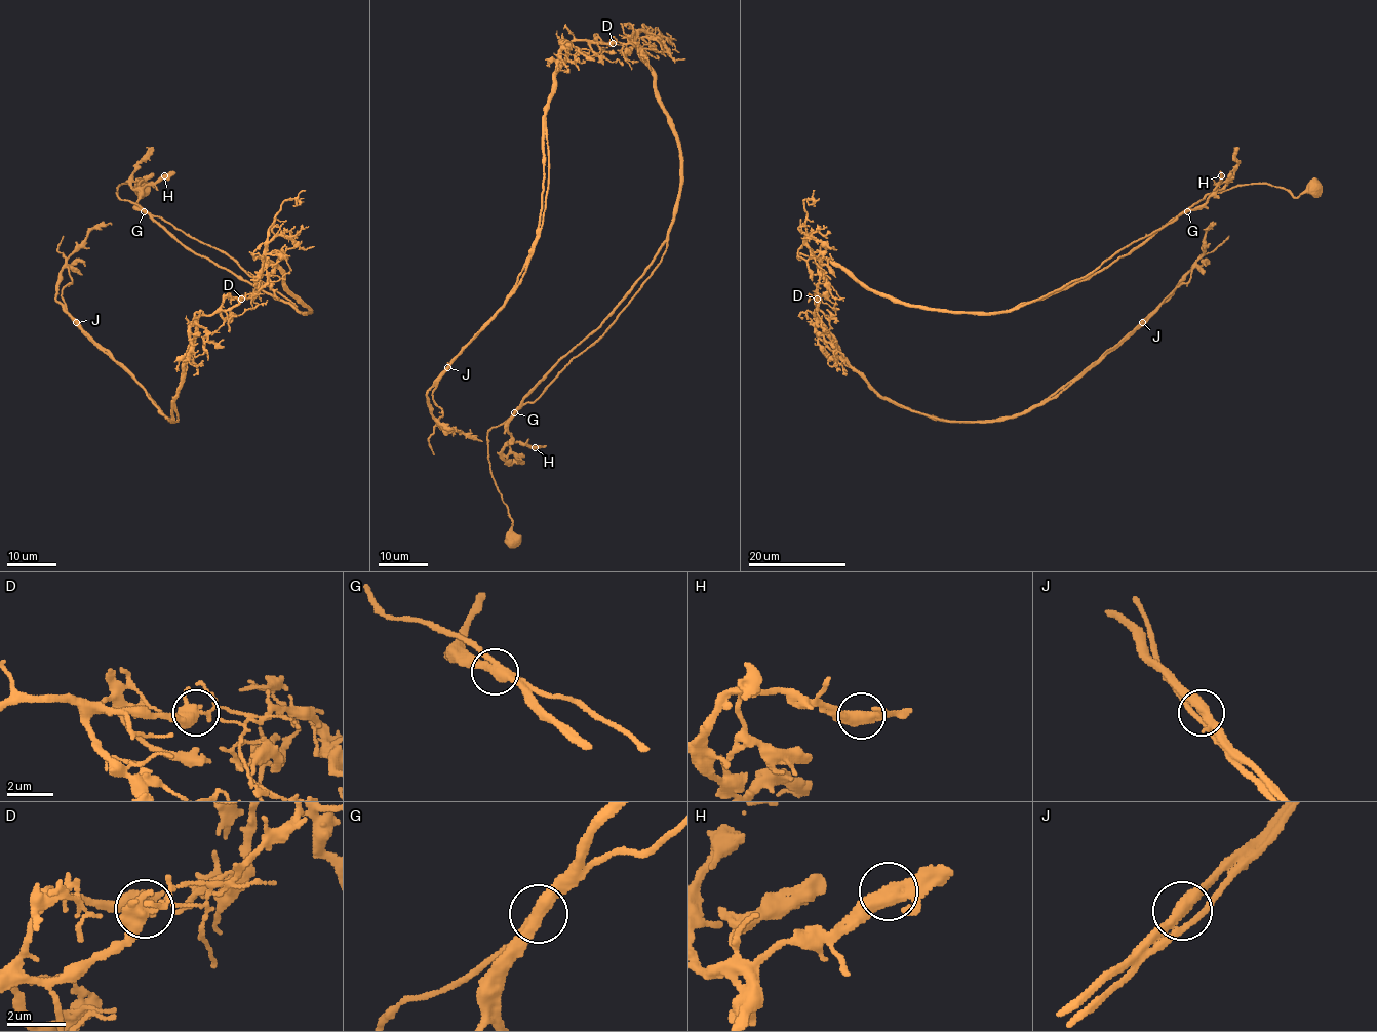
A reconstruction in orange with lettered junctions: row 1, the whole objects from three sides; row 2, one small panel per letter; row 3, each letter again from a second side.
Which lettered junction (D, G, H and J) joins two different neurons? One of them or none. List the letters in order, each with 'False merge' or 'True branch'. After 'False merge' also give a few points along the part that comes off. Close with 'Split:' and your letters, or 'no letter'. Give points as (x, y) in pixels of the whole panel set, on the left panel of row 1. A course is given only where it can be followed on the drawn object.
D: False merge. Course of the part to remove: (241, 298), (227, 310), (198, 317), (171, 422), (55, 299), (65, 260), (93, 228), (112, 225)
G: True branch
H: True branch
J: True branch
Split: D

